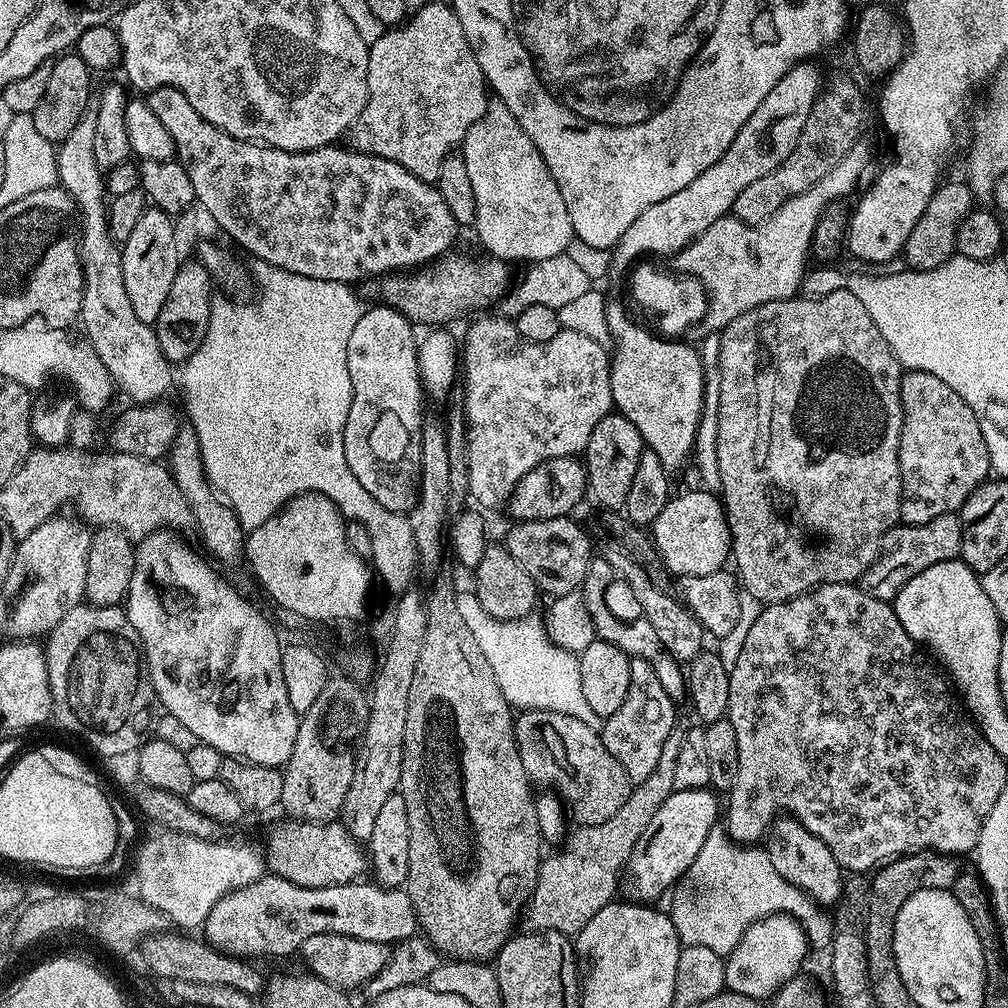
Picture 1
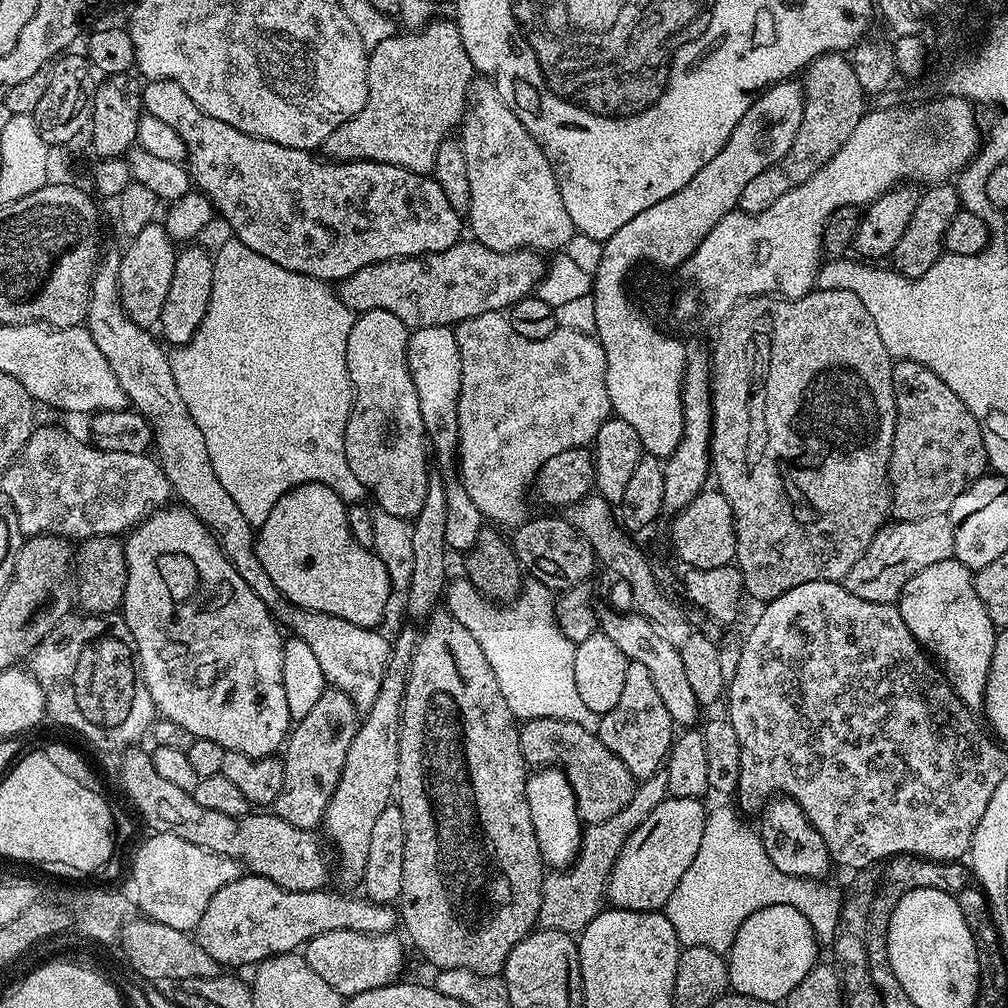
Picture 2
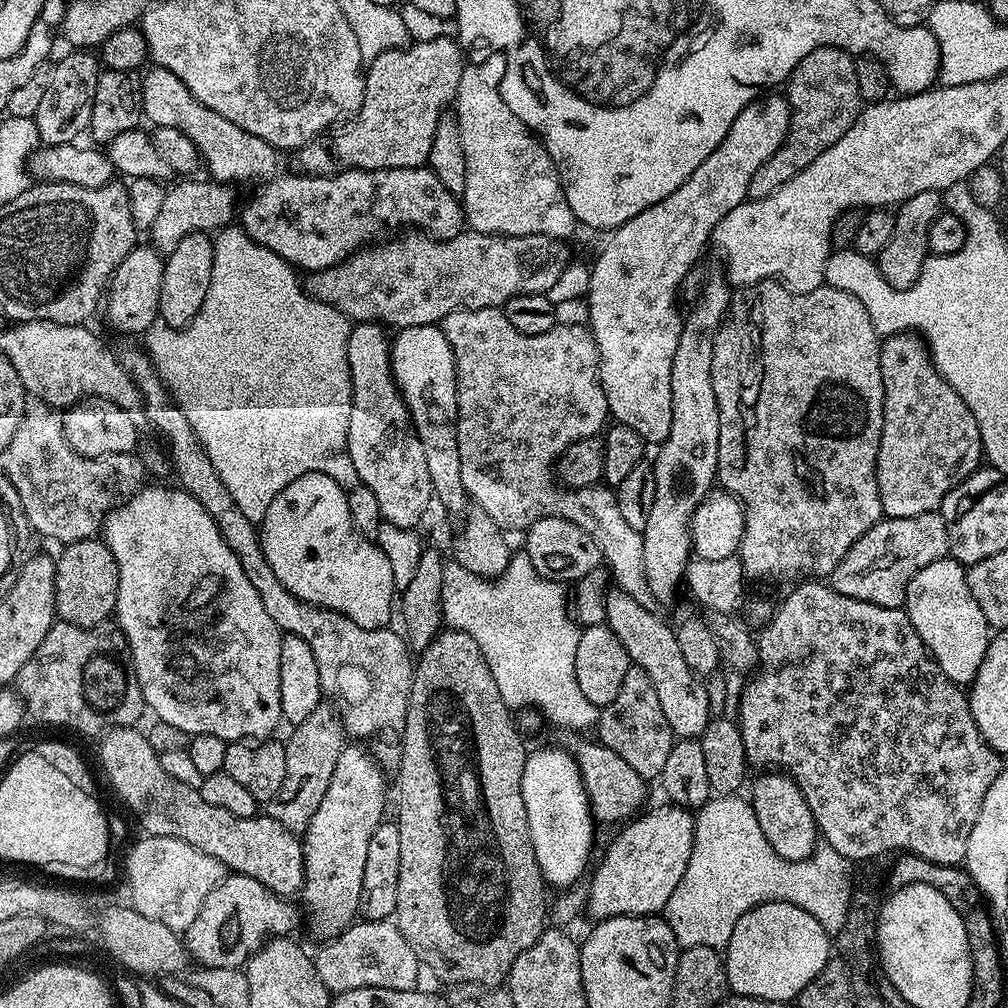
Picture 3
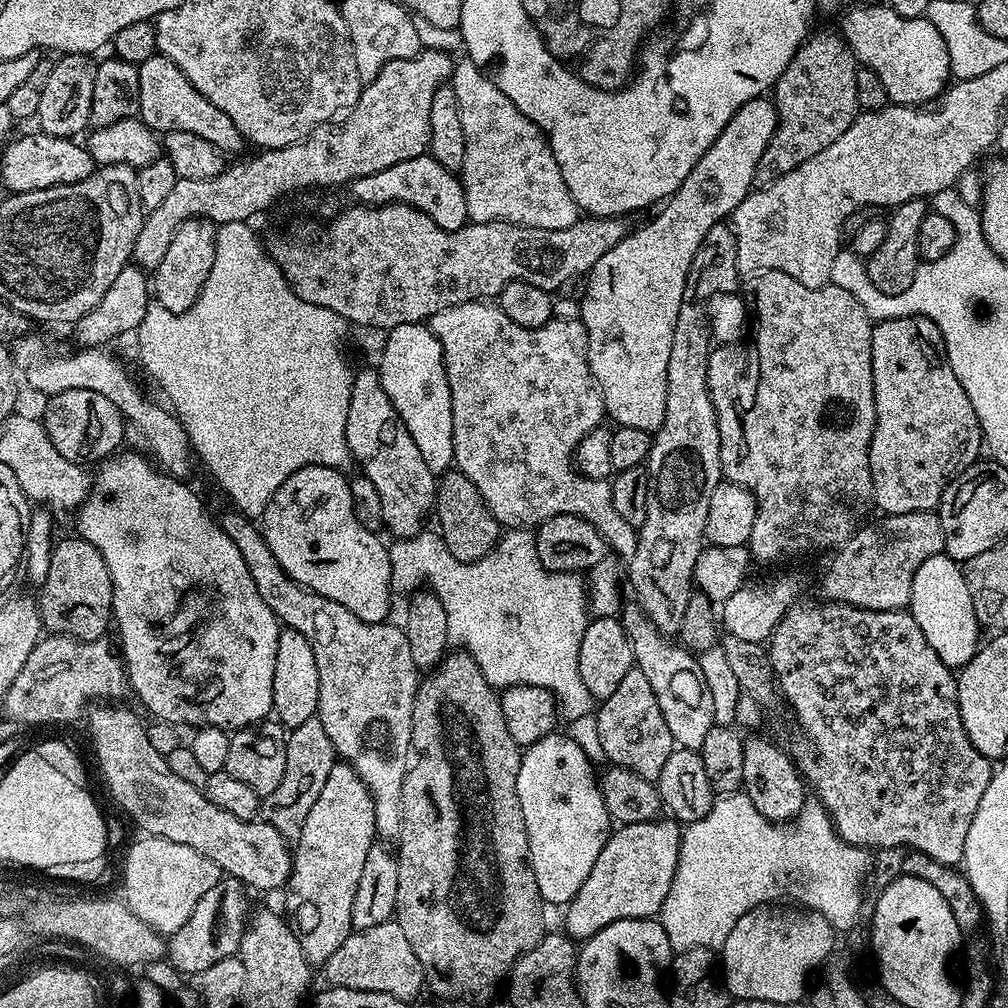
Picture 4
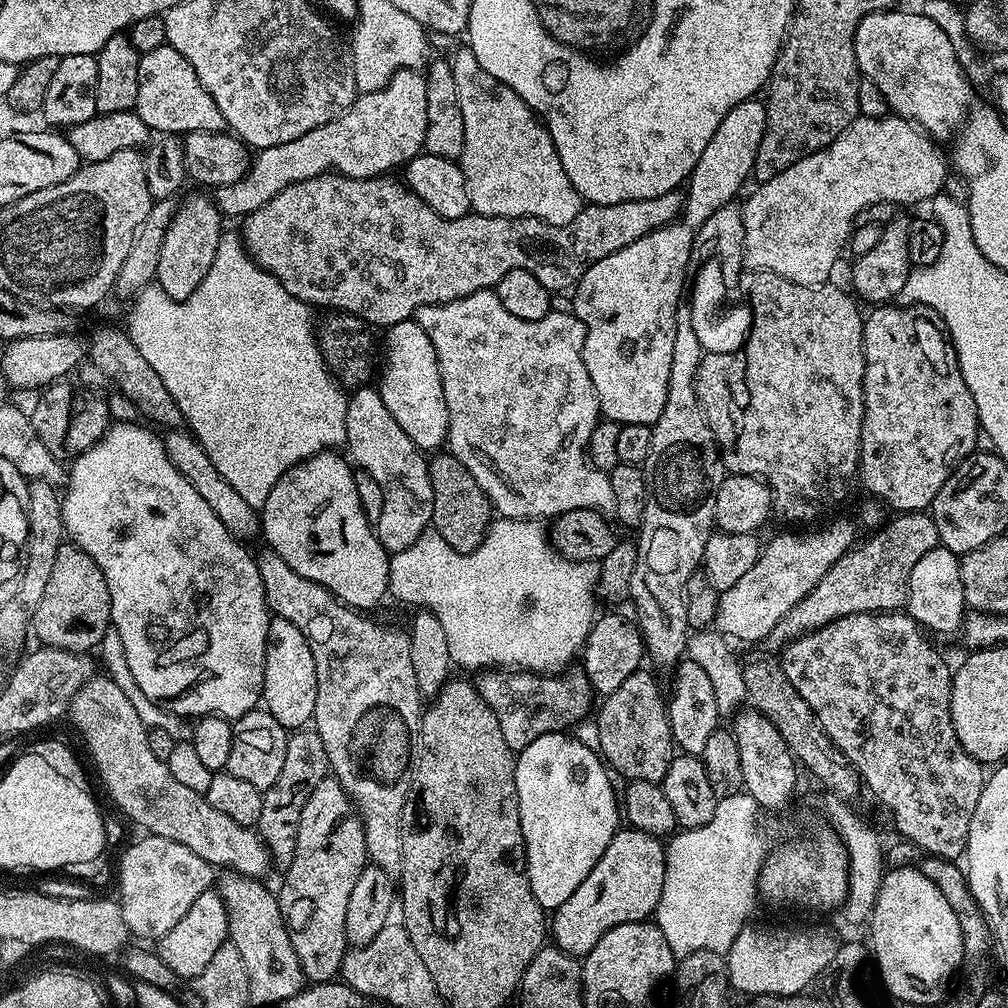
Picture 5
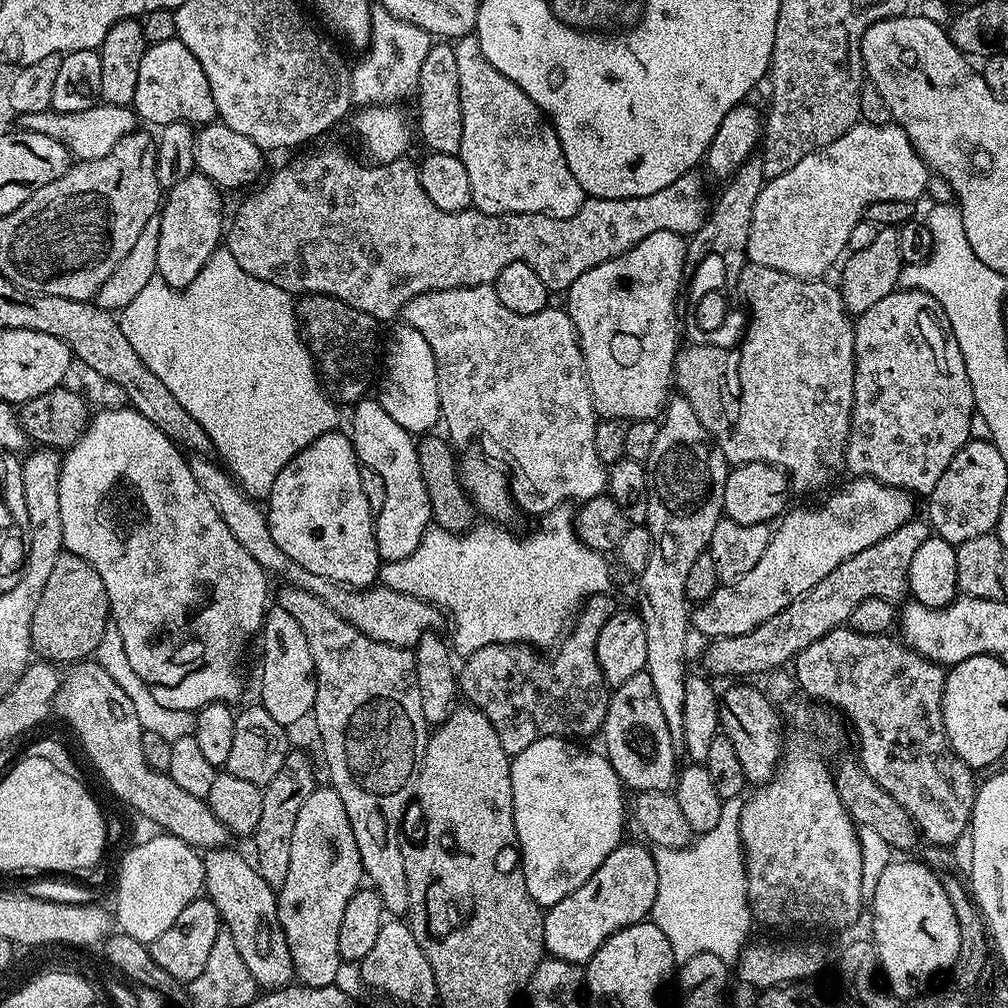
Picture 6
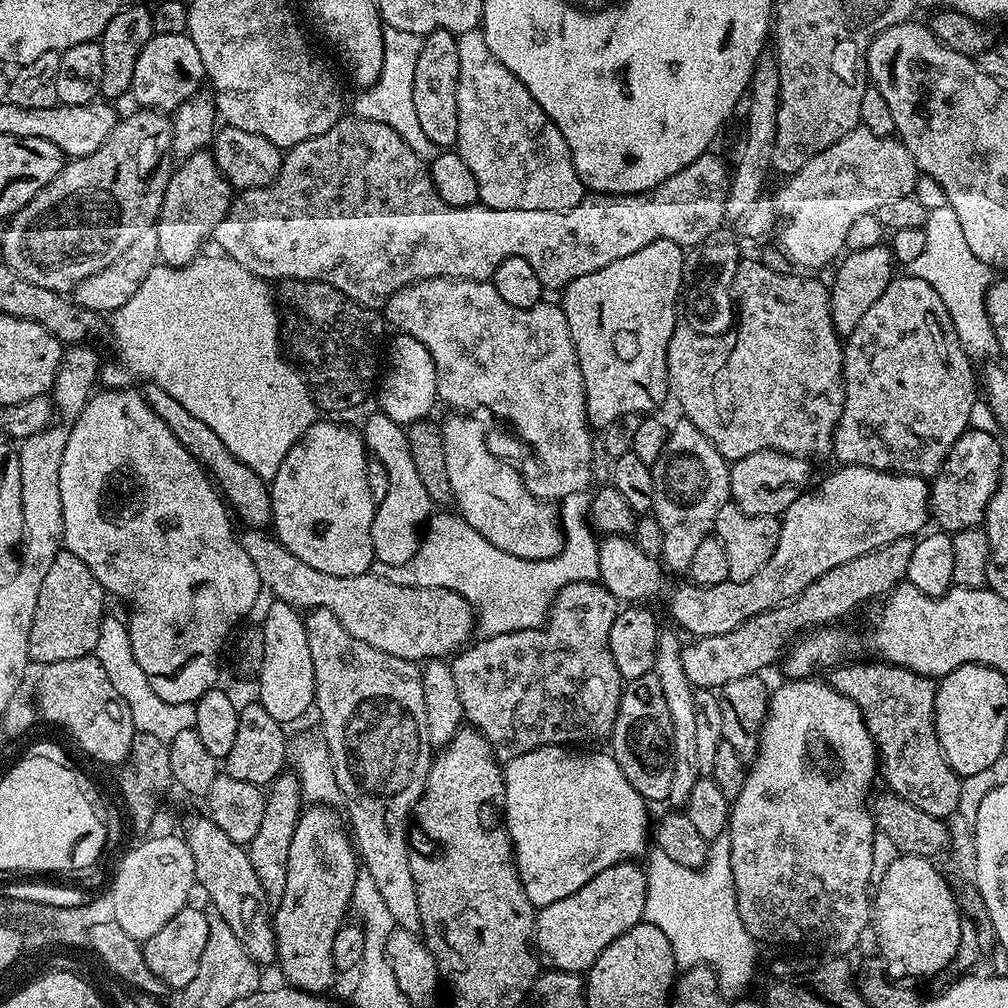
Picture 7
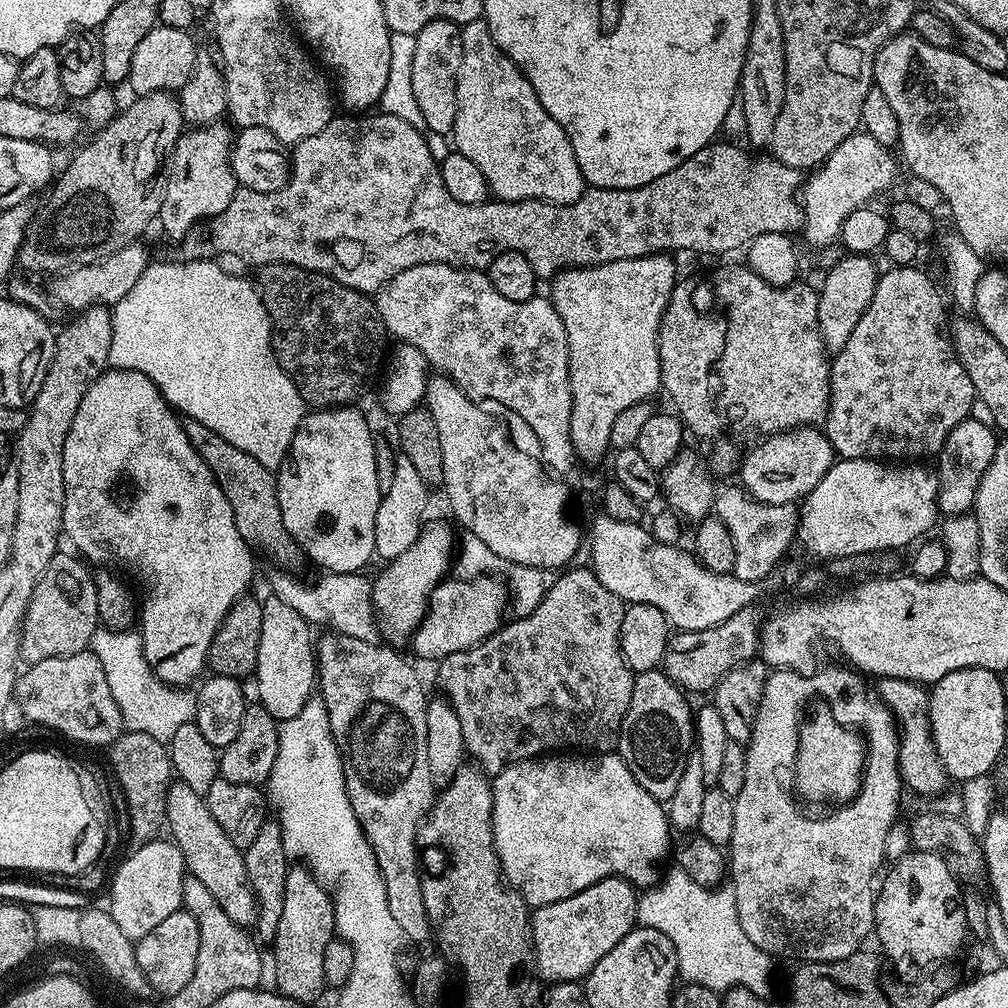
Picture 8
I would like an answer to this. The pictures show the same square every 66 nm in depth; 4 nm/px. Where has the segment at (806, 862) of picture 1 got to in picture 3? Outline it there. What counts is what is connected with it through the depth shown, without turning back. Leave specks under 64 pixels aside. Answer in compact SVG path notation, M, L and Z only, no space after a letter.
M768 770L752 784L750 803L754 810L754 818L758 818L758 826L762 826L762 834L766 834L766 842L784 860L804 860L811 856L818 846L818 829L816 819L808 809L802 790L791 776L779 771Z

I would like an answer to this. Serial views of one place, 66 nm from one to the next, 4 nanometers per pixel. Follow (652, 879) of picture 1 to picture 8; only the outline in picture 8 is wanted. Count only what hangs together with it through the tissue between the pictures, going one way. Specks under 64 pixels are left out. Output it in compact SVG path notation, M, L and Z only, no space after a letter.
M621 876L602 878L570 898L550 902L530 916L530 948L536 951L534 972L547 982L583 981L605 954L610 954L626 934L637 927L637 889Z

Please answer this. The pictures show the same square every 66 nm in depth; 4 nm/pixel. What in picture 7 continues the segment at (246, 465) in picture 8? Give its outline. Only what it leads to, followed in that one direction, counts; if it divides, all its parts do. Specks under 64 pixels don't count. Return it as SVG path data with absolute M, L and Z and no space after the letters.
M145 383L142 391L146 403L158 414L158 418L162 418L162 422L166 422L166 426L170 426L170 434L174 434L174 438L178 438L178 442L186 446L188 453L203 466L205 473L214 481L228 506L234 511L235 519L239 523L241 520L241 525L249 528L267 529L272 522L272 494L269 481L263 480L258 474L254 474L254 470L250 470L250 466L234 458L234 454L226 450L226 442L222 442L222 438L218 438L218 434L214 434L214 430L210 430L206 422L194 418L194 414L190 414L190 410L186 410L186 406L178 402L178 398L166 394L162 386Z

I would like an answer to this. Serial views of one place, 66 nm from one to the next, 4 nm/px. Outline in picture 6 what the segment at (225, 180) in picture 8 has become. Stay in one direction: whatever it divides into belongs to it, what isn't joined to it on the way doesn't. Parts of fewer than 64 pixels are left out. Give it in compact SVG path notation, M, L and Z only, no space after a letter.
M193 170L174 187L167 189L159 209L160 233L158 234L158 262L156 270L159 279L172 288L185 288L206 266L206 262L221 247L225 231L224 204L220 201L221 189L210 178Z

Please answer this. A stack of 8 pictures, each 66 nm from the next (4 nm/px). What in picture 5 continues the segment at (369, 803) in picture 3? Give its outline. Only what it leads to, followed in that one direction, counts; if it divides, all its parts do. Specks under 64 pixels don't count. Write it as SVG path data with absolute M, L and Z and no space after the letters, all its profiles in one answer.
M329 774L322 782L318 782L318 790L314 790L314 794L310 794L306 801L302 822L298 822L294 858L286 865L285 872L288 873L284 876L284 885L278 888L282 918L286 922L290 942L294 942L294 954L298 954L305 981L322 984L335 981L341 975L343 958L350 948L346 938L346 905L350 903L350 894L354 891L354 882L358 882L358 874L362 874L368 863L364 823L360 821L360 814L348 796L348 791L335 776Z

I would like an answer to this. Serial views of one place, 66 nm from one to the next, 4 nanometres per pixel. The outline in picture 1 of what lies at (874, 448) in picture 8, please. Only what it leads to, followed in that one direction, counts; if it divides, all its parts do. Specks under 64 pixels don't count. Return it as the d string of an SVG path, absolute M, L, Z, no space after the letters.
M922 370L905 371L900 377L900 397L902 398L902 414L904 415L902 418L902 438L898 442L898 466L900 467L900 485L902 486L900 520L904 524L925 524L947 512L956 512L961 505L965 504L973 490L989 479L992 463L990 462L990 454L986 450L986 438L982 438L982 426L978 426L978 418L974 414L974 410L970 410L970 406L966 406L966 402L962 402L962 398L958 398L958 394L954 394L954 390L950 390L950 386L946 386L946 382L942 382L942 378L934 378L934 374Z

